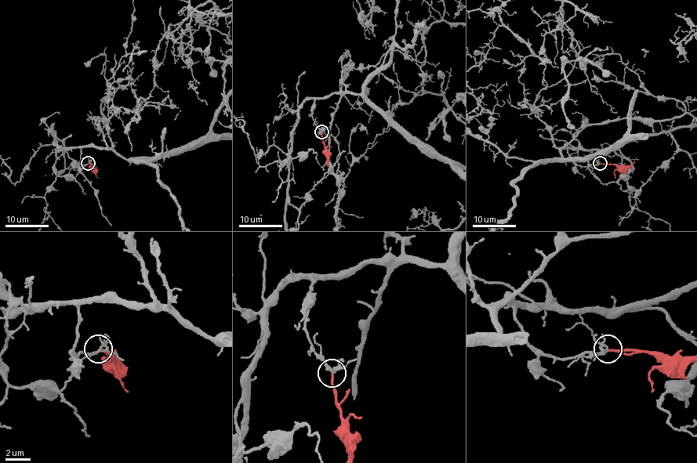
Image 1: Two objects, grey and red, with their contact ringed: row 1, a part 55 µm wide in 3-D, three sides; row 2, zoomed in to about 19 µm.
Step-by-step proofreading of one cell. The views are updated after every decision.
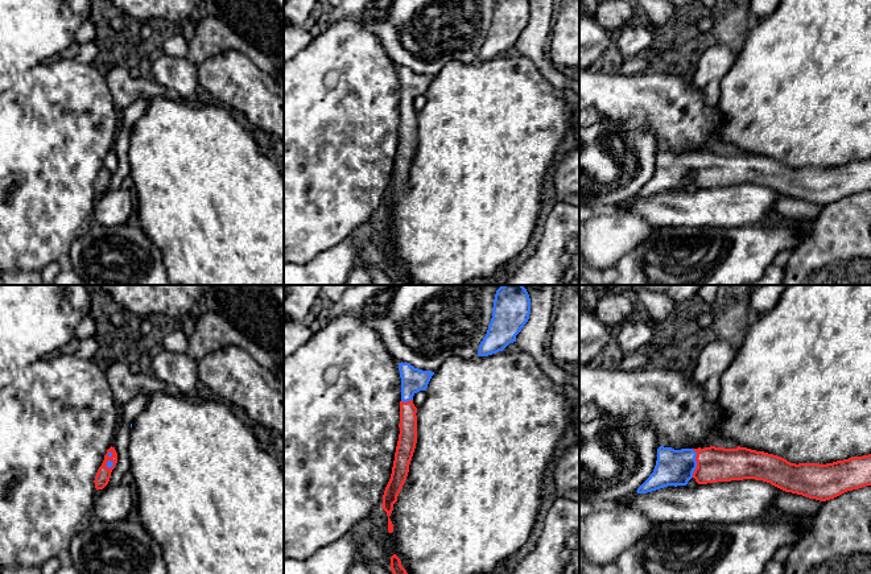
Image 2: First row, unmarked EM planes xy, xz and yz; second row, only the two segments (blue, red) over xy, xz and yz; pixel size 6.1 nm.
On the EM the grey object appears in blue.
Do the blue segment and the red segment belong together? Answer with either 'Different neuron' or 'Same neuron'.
Same neuron

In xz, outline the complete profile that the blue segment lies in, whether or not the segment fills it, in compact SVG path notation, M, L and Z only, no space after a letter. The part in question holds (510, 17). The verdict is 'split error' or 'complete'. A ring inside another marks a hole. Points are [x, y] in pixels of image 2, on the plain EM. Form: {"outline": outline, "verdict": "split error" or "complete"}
{"outline": "M495 0L492 22L479 49L478 61L496 58L516 46L516 40L528 26L529 18L529 0Z", "verdict": "complete"}

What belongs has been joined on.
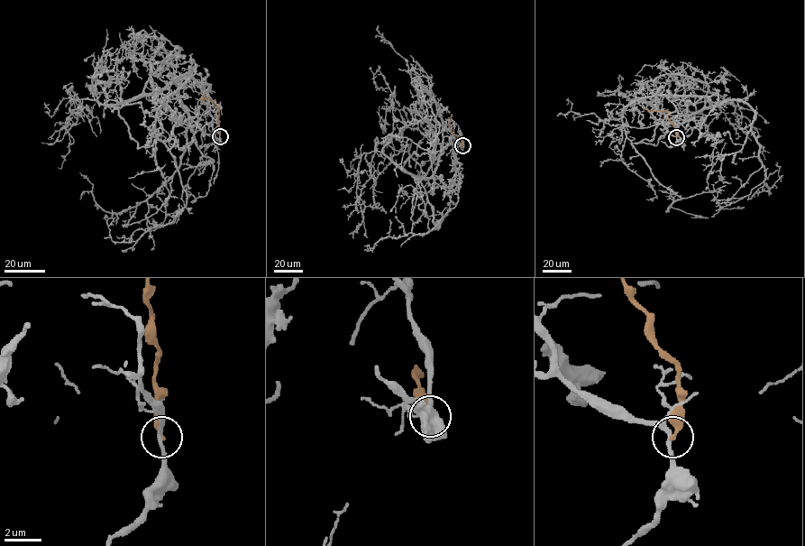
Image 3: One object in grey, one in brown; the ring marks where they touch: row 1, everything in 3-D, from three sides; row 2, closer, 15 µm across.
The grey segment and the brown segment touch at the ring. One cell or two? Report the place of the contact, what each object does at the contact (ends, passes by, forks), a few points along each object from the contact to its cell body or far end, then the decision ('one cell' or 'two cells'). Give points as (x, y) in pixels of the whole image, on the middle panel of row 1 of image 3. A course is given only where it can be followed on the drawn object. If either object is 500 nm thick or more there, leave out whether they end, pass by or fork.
at (462, 145); grey forks there; brown ends there; grey runs (462, 145), (444, 136), (425, 178), (383, 152), (411, 105), (435, 128), (420, 155), (421, 141); brown runs (462, 145), (461, 137), (455, 135), (448, 124), (452, 114); two cells

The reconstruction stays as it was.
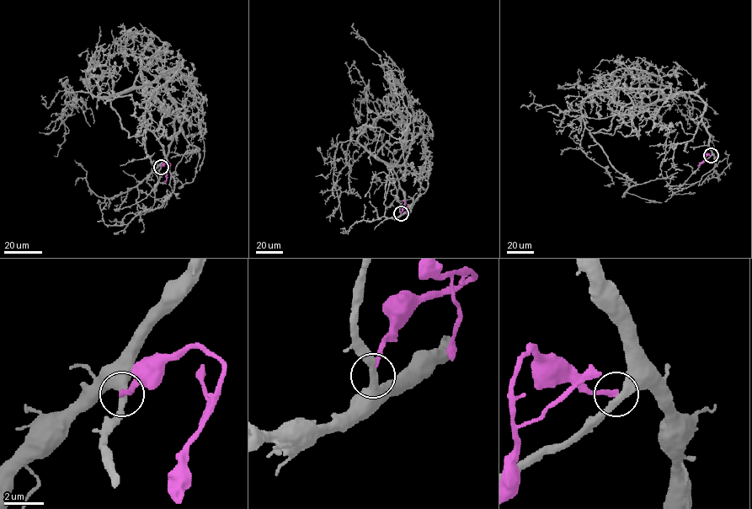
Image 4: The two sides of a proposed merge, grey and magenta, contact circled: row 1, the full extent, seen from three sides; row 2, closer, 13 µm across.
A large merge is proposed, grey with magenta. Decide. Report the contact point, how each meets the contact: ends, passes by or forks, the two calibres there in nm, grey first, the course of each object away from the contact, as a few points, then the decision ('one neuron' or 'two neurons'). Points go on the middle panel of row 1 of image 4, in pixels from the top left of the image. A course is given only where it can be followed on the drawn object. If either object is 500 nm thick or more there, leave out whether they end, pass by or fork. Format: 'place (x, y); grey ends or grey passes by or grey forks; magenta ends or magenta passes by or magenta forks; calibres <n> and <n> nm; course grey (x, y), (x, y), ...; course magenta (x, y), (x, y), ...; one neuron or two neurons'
place (401, 213); grey passes by; magenta ends; calibres 420 and 240 nm; course grey (401, 214), (412, 206), (393, 168), (413, 132), (407, 93), (390, 85), (410, 114), (399, 138), (365, 129); course magenta (401, 213), (408, 207), (402, 200); two neurons

